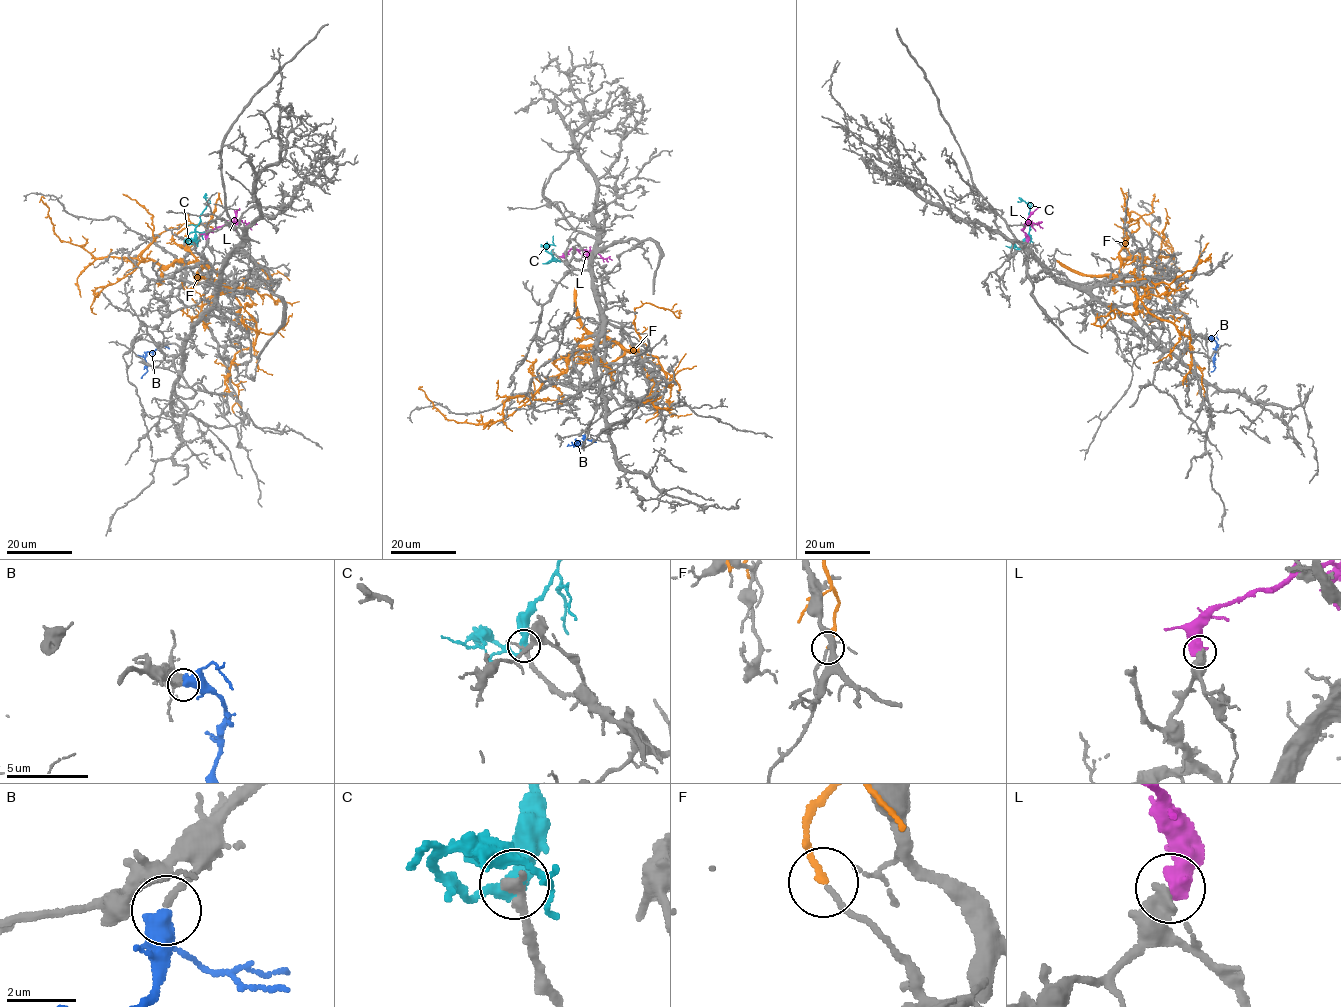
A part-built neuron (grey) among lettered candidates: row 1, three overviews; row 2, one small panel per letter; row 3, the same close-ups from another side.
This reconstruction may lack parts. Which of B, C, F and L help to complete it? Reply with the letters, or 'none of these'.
B, C

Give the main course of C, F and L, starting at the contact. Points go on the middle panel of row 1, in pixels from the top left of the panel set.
C: (552, 253), (552, 261), (557, 261), (551, 255), (553, 248)
F: (669, 407), (651, 401), (666, 386), (656, 357), (608, 338), (496, 422), (449, 420), (422, 386)
L: (565, 254), (571, 249), (585, 249), (612, 260)

